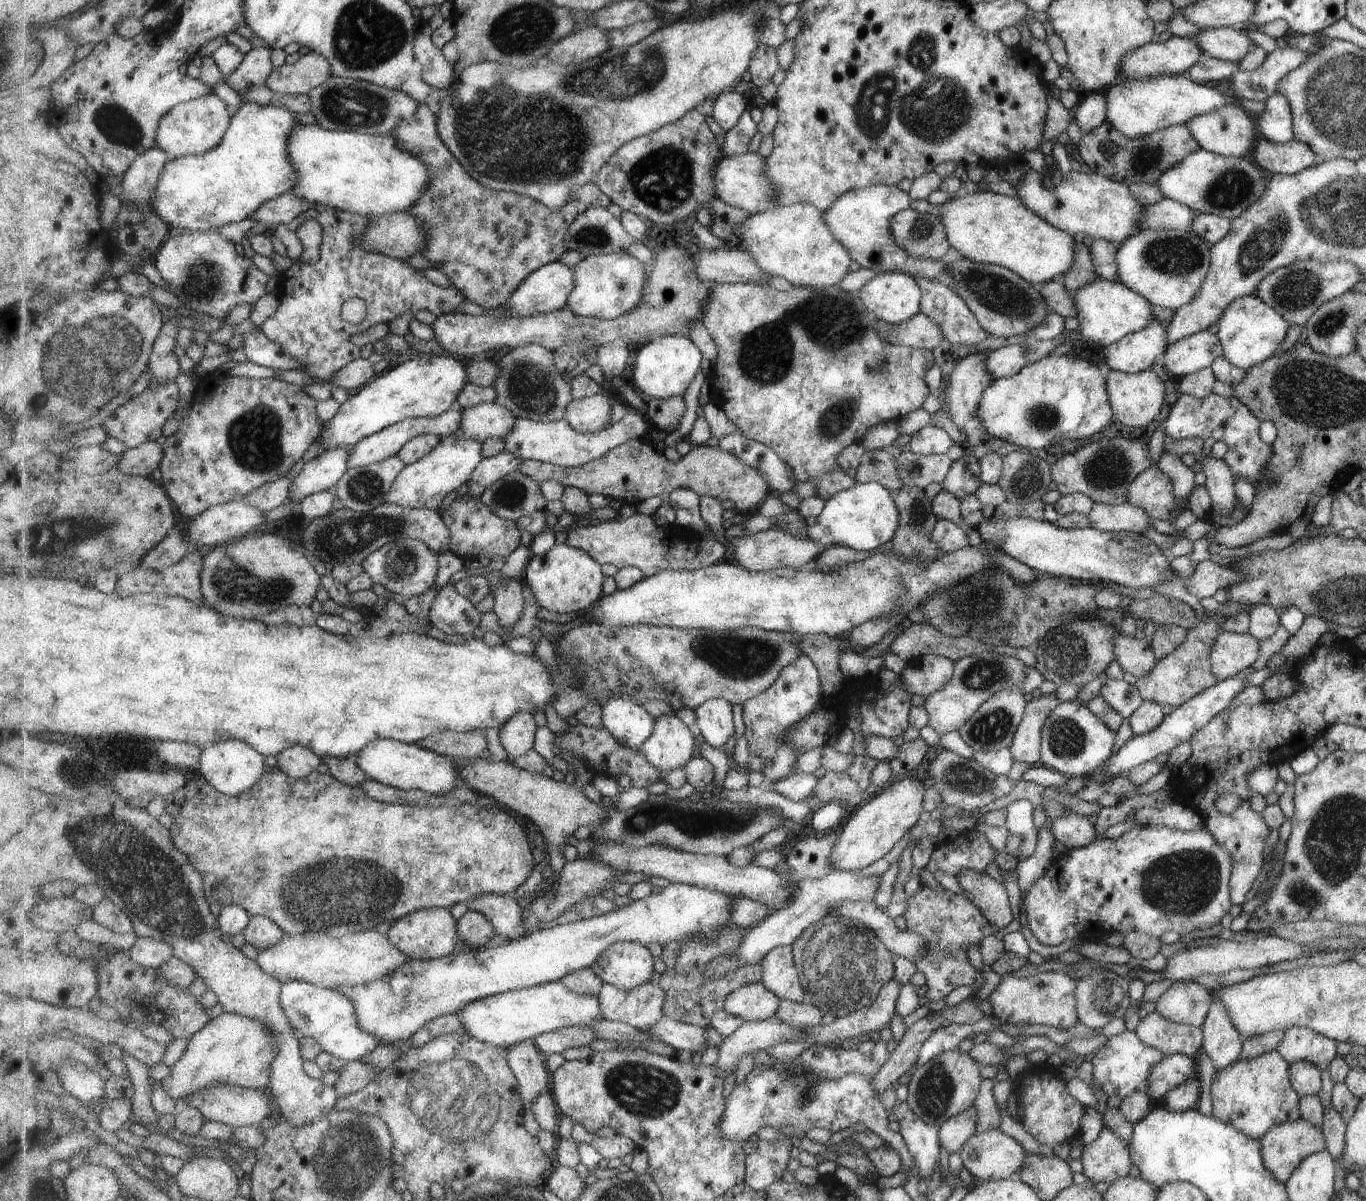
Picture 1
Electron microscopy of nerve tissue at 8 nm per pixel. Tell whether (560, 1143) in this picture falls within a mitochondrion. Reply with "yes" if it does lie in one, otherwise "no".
no

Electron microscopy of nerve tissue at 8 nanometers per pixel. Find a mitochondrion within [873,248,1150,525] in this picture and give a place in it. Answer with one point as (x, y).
(1000, 295)

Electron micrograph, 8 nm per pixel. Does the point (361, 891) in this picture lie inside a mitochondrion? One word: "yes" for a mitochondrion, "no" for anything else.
yes

